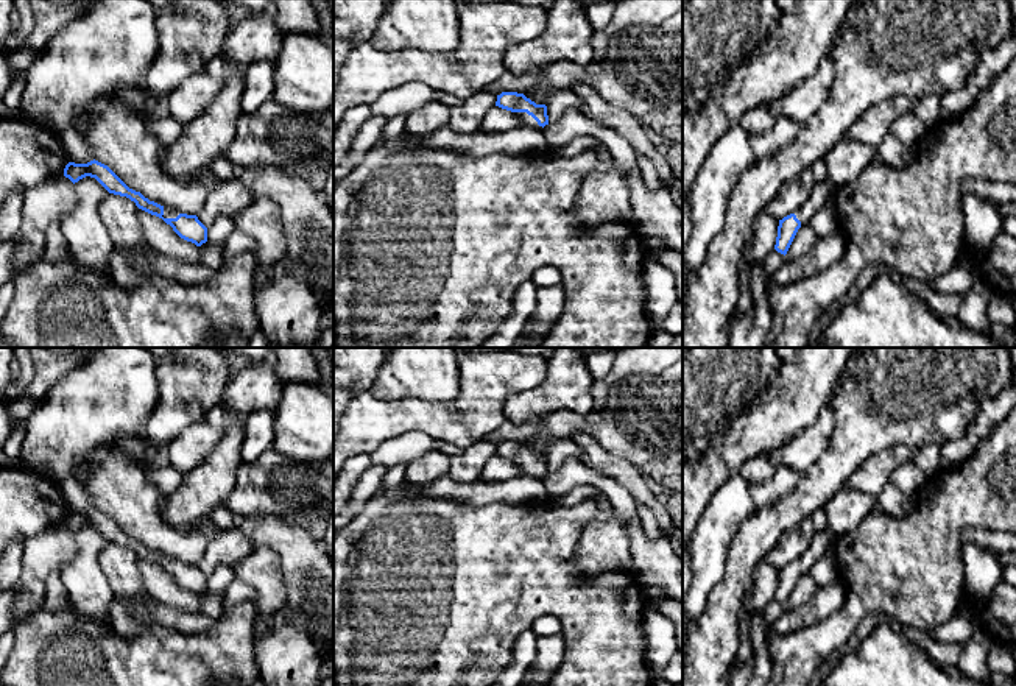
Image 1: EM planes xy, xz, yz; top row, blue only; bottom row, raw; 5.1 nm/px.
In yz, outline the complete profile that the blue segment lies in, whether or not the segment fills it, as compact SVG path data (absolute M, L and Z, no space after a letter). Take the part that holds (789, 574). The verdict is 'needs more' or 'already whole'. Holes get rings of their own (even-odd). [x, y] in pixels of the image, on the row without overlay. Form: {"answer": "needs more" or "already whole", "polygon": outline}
{"answer": "needs more", "polygon": "M824 529L823 532L813 532L810 544L804 550L804 553L795 561L782 569L779 569L778 586L774 599L781 603L787 603L798 578L809 572L812 566L829 550L834 549L835 535Z"}

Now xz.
{"answer": "needs more", "polygon": "M502 441L497 444L496 455L514 461L520 471L519 477L542 479L549 474L547 455L536 454L524 443Z"}

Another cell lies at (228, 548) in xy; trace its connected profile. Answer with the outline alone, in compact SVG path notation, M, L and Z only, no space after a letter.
M234 524L210 536L207 549L196 566L209 577L218 566L235 568L254 549L256 546L245 536L238 524Z

